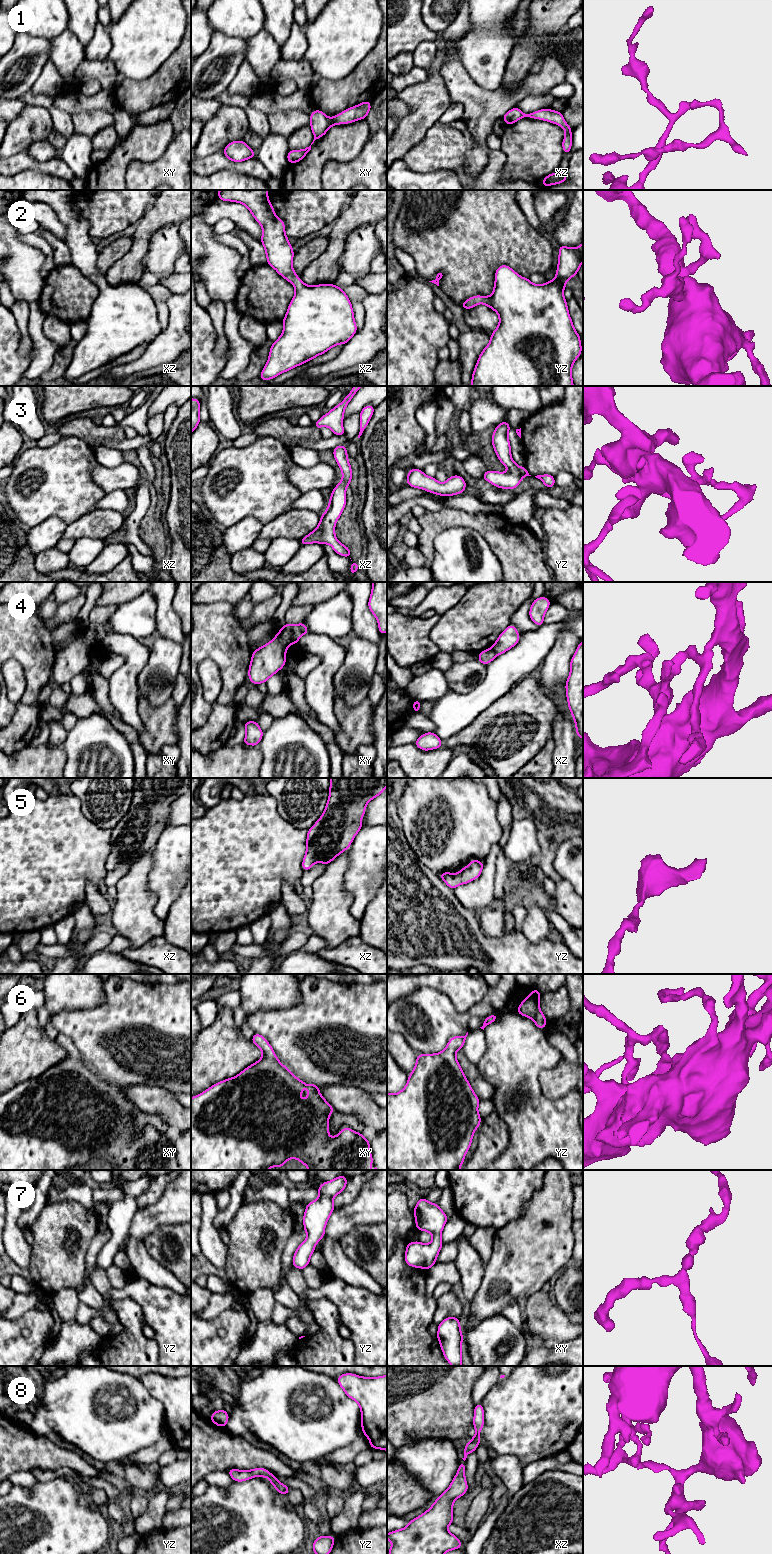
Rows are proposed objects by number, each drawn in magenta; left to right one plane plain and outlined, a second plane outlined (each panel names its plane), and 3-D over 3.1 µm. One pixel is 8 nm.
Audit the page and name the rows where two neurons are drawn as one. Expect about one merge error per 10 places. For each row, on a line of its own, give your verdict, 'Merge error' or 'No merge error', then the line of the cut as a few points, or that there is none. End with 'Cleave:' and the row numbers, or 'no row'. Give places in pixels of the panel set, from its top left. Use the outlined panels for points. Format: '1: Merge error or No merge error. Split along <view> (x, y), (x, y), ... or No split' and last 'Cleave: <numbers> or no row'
1: No merge error. No split
2: No merge error. No split
3: No merge error. No split
4: Merge error. Split along xy (298, 624), (302, 634)
5: No merge error. No split
6: No merge error. No split
7: No merge error. No split
8: No merge error. No split
Cleave: 4

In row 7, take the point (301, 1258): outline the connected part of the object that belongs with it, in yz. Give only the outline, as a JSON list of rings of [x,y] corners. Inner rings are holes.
[[[341,1174],[339,1177],[322,1183],[317,1189],[319,1197],[308,1203],[303,1216],[303,1225],[307,1238],[294,1253],[292,1264],[303,1270],[310,1264],[310,1257],[315,1251],[317,1242],[325,1236],[325,1226],[331,1213],[335,1210],[333,1199],[342,1193],[348,1179]]]

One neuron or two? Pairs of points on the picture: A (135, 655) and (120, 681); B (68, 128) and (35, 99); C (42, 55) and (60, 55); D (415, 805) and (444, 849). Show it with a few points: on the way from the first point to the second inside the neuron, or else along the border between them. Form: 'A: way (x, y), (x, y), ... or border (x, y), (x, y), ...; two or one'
A: way (135, 661), (125, 672), (125, 675); one
B: way (61, 119), (44, 101); one
C: border (51, 39), (49, 58); two
D: way (426, 816), (444, 834), (444, 838); one

